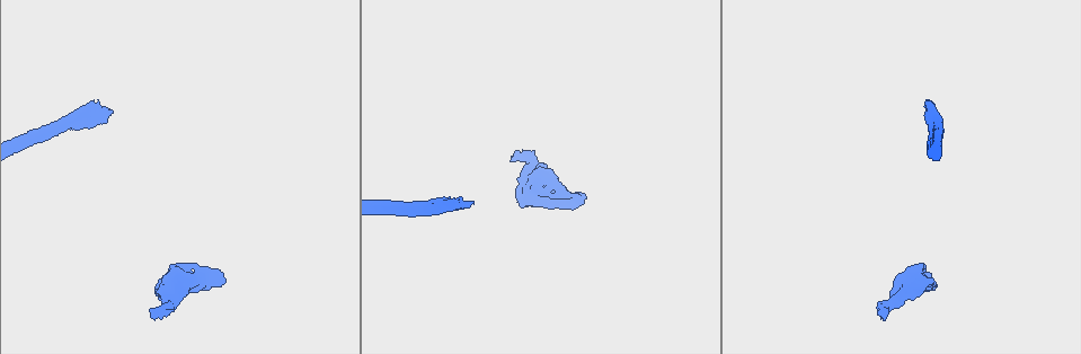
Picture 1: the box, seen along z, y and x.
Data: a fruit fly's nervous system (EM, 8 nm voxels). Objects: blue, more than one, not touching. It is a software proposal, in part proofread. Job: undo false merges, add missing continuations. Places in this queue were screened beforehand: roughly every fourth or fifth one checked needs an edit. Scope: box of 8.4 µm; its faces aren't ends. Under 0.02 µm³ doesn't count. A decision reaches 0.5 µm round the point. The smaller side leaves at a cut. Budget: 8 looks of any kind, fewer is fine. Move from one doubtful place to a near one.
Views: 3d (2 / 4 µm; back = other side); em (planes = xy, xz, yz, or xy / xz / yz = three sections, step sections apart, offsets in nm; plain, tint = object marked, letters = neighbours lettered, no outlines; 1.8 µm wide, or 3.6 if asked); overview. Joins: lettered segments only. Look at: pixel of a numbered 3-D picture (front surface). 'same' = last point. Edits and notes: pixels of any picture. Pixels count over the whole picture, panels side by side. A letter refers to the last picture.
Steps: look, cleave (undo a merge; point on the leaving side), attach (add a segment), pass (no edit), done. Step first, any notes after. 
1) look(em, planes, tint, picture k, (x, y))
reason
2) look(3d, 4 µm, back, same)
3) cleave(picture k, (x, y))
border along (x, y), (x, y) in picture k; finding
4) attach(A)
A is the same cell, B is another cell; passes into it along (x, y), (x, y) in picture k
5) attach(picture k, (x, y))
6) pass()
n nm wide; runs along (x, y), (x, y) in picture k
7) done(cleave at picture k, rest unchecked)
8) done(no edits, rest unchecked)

look(3d, 2 µm, picture 1, (199, 267))
an open end

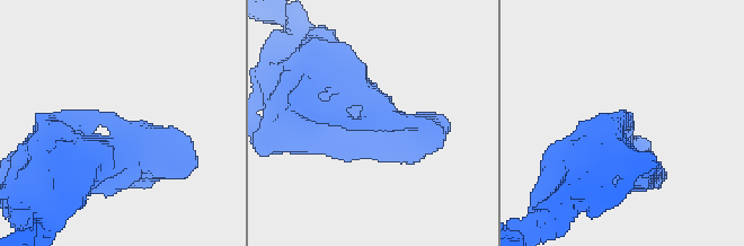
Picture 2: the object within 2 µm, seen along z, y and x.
look(em, planes, plain, picture 2, (378, 125))

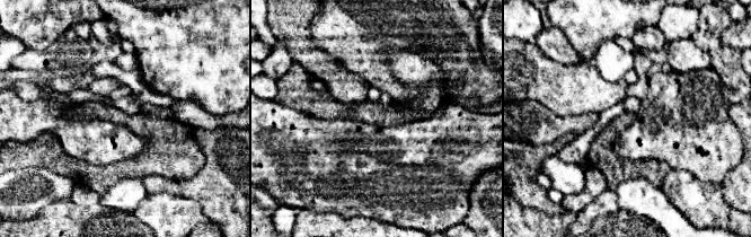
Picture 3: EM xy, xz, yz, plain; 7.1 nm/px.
look(em, planes, letters, same)
see the neighbours

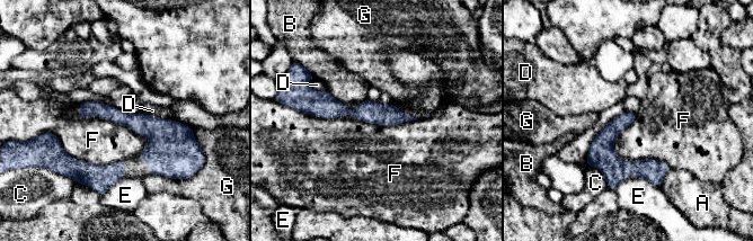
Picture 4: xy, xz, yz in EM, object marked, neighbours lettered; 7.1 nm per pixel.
pass()
F touches over 850 nm; A, B, C, D, E, F and G are other cells; runs along (81, 106), (165, 135), (189, 135) in picture 4; none of them fits

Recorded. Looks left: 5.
look(3d, 4 µm, picture 1, (882, 315))
an open end

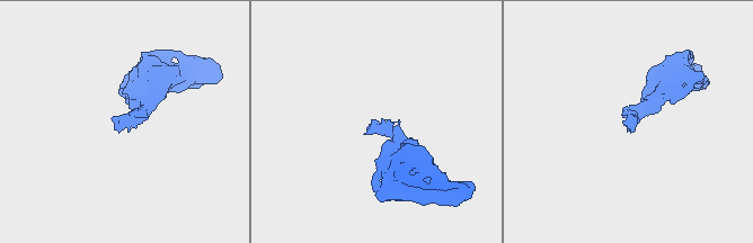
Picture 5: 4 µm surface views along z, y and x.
look(em, xy, step 8, letters, picture 5, (632, 127))
need the tissue

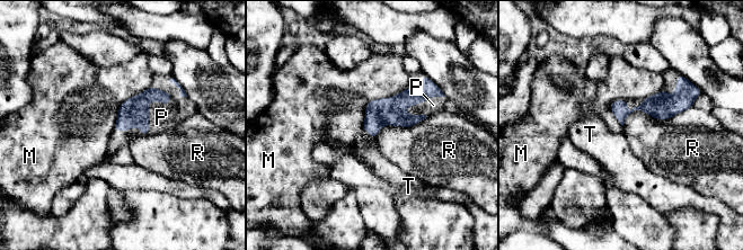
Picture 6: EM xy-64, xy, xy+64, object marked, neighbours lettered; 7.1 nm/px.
look(em, yz, step 4, letters, same)

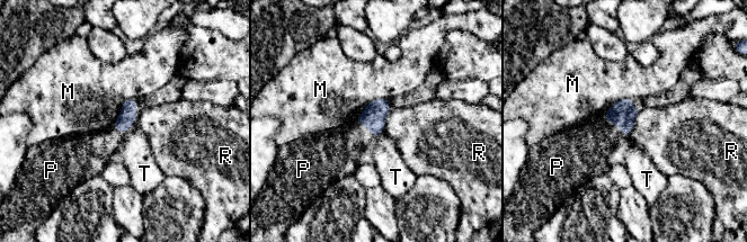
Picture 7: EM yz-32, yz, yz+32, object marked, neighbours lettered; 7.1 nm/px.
attach(P)
M touches over 280 nm; P is the same cell, M, R and T are other cells; passes into it along (623, 115), (607, 119), (587, 148) in picture 7; it goes on there

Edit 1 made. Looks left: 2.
done(attach at picture 7, rest unchecked)

